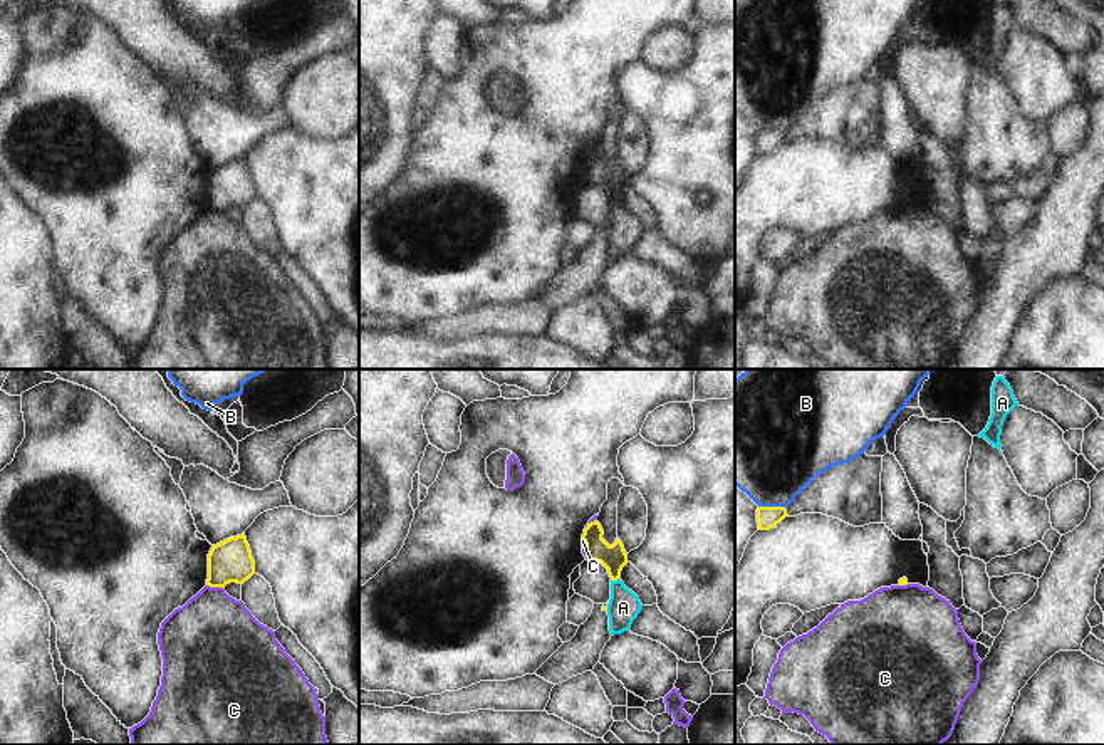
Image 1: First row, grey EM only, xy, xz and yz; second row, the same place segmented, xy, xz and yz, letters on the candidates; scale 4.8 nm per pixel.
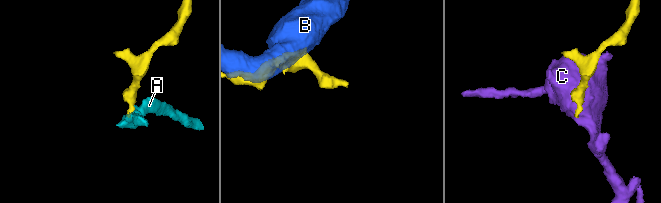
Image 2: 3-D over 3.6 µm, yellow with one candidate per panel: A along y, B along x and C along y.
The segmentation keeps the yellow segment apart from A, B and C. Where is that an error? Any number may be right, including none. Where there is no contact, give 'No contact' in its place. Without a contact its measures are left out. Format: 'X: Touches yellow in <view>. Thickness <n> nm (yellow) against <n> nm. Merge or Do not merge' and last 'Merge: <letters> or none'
A: Touches yellow in xz. Thickness 120 nm (yellow) against 150 nm. Do not merge
B: Touches yellow in yz. Thickness 110 nm (yellow) against 440 nm. Do not merge
C: Touches yellow in xy. Thickness 200 nm (yellow) against 420 nm. Do not merge
Merge: none.

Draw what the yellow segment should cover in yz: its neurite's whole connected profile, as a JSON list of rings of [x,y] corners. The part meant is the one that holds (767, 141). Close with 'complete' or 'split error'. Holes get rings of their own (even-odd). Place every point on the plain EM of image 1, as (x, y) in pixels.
[[[758,131],[757,133],[758,154],[770,154],[777,148],[780,148],[785,141],[789,141],[785,131]]]; complete

